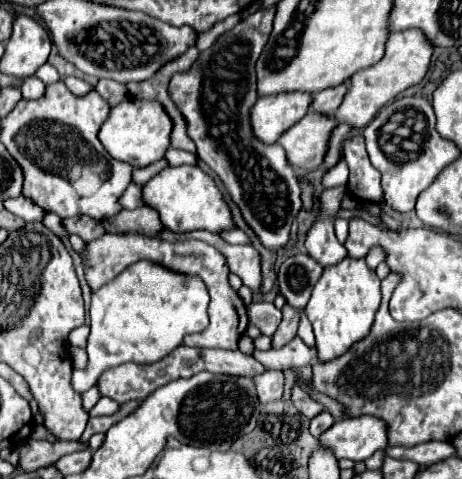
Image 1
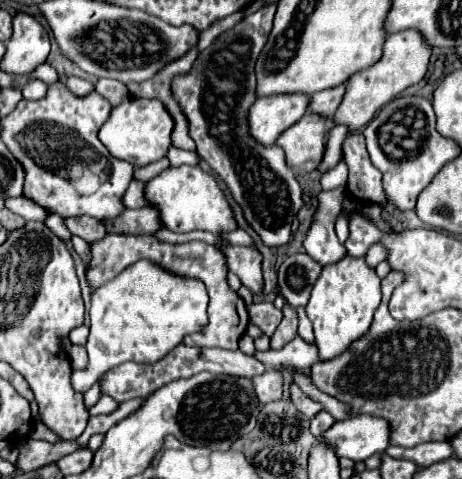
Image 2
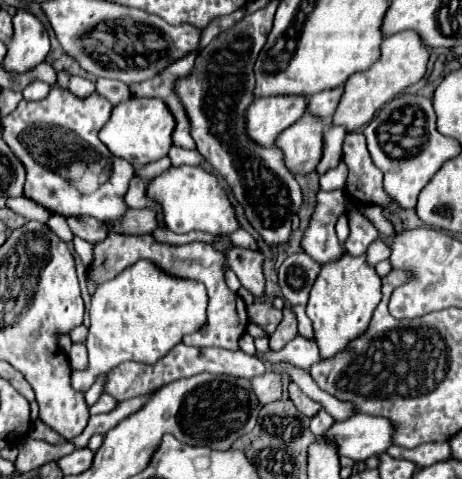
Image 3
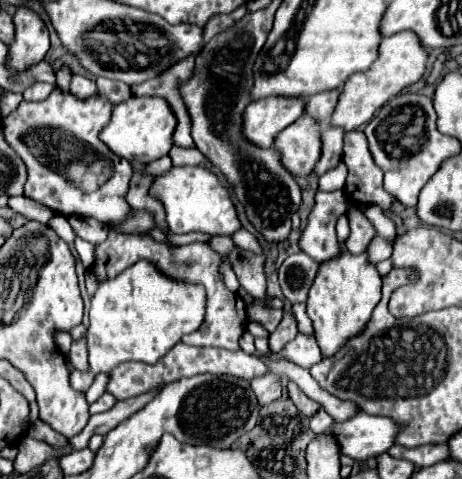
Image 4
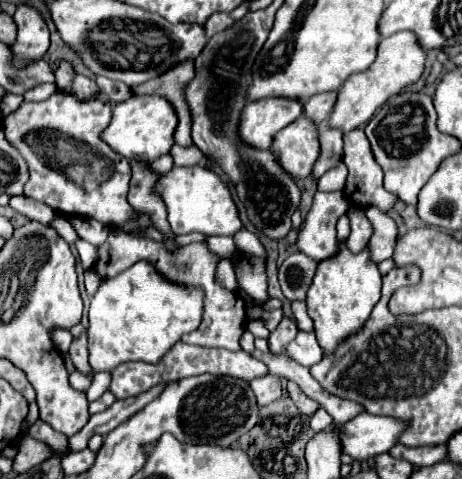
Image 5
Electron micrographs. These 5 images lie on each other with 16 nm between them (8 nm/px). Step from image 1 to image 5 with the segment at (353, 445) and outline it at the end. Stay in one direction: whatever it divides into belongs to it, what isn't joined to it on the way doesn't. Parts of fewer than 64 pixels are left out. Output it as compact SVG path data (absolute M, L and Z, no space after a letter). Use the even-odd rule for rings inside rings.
M360 414L356 420L348 424L338 424L336 428L342 432L342 450L356 460L370 460L376 454L388 452L402 432L410 424L390 416L374 416Z

